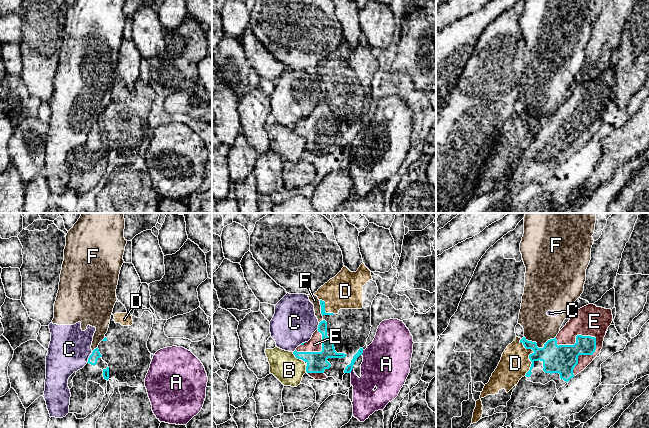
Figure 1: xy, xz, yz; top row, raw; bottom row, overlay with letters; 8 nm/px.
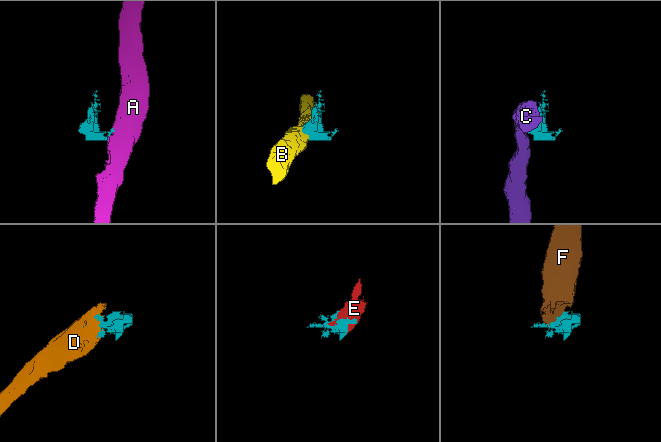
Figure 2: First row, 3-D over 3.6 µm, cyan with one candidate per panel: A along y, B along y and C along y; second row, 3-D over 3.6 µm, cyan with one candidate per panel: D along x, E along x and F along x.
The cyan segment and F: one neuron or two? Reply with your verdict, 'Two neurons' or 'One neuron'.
Two neurons

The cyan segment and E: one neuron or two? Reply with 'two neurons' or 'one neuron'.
one neuron

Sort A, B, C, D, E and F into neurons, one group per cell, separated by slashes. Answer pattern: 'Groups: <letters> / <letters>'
Groups: A / B / C F / D / E

